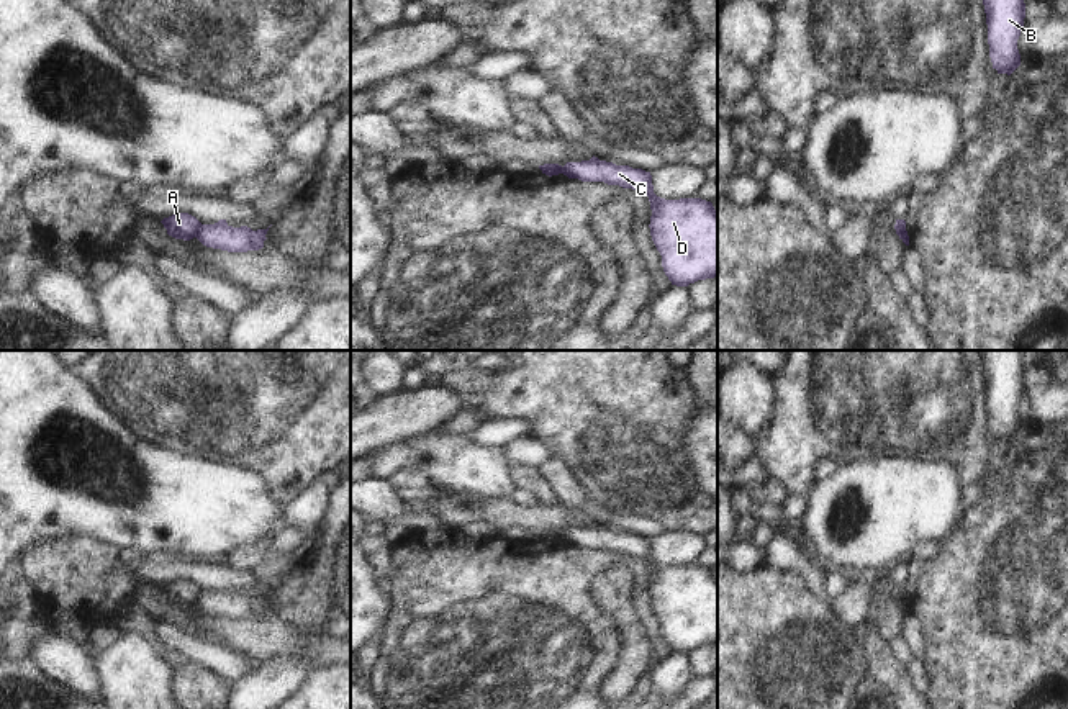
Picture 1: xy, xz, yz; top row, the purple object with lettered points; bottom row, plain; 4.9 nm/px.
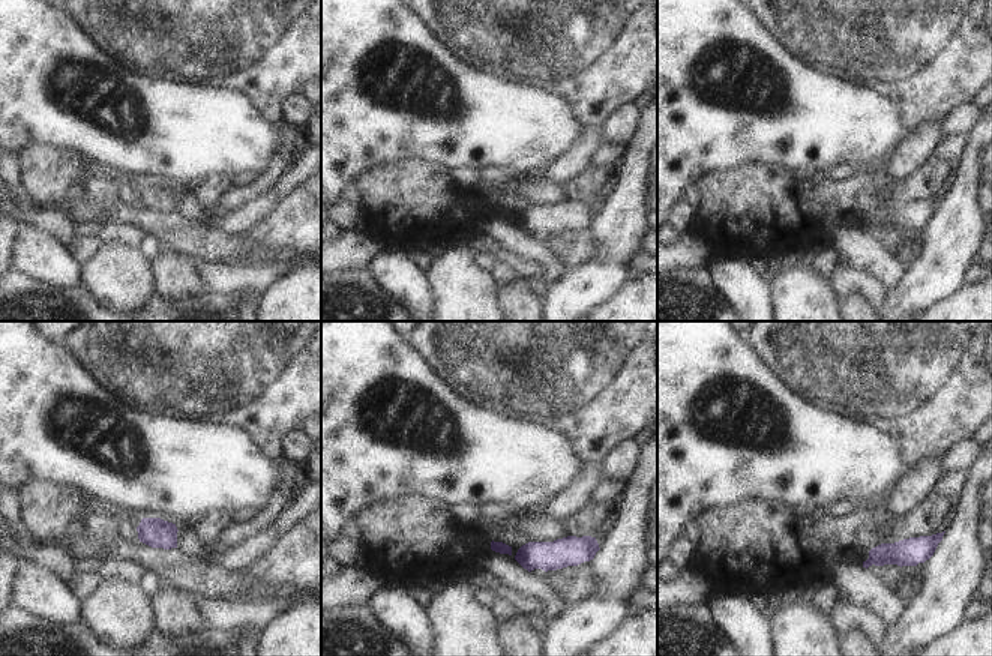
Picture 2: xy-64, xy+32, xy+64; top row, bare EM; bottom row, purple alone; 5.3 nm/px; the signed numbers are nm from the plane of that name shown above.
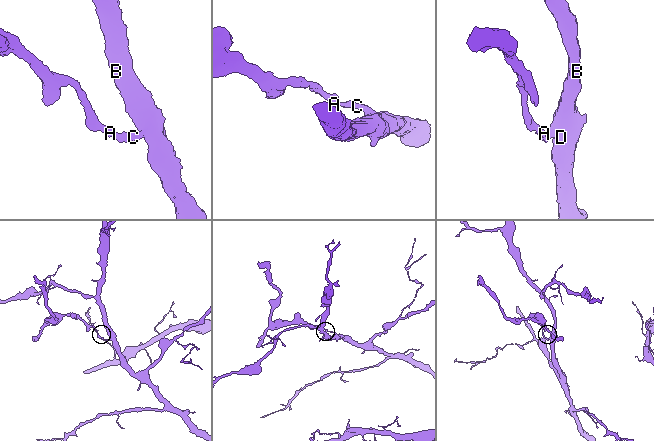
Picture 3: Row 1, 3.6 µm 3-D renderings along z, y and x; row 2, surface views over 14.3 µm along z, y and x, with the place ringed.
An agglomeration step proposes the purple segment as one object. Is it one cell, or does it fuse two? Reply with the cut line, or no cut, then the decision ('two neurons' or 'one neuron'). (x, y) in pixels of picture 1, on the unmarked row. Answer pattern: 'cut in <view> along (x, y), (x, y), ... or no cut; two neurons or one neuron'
cut in xy along (202, 591), (194, 603); two neurons

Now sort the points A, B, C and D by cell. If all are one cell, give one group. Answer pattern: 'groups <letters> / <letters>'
groups A / B C D

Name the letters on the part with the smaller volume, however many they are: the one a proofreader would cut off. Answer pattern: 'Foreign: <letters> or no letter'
Foreign: A

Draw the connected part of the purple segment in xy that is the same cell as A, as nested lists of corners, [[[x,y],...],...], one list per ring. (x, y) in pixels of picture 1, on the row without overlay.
[[[177,580],[161,588],[167,596],[167,601],[175,606],[190,607],[197,603],[201,589],[188,581],[188,580]]]

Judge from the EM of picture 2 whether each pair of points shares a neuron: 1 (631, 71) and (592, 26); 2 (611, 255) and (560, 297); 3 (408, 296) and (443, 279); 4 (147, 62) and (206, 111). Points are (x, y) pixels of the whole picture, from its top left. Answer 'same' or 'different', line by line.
1: same
2: same
3: different
4: different

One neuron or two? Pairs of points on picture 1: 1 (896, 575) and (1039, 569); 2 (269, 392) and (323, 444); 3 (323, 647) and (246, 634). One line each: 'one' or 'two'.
1: two
2: one
3: one

